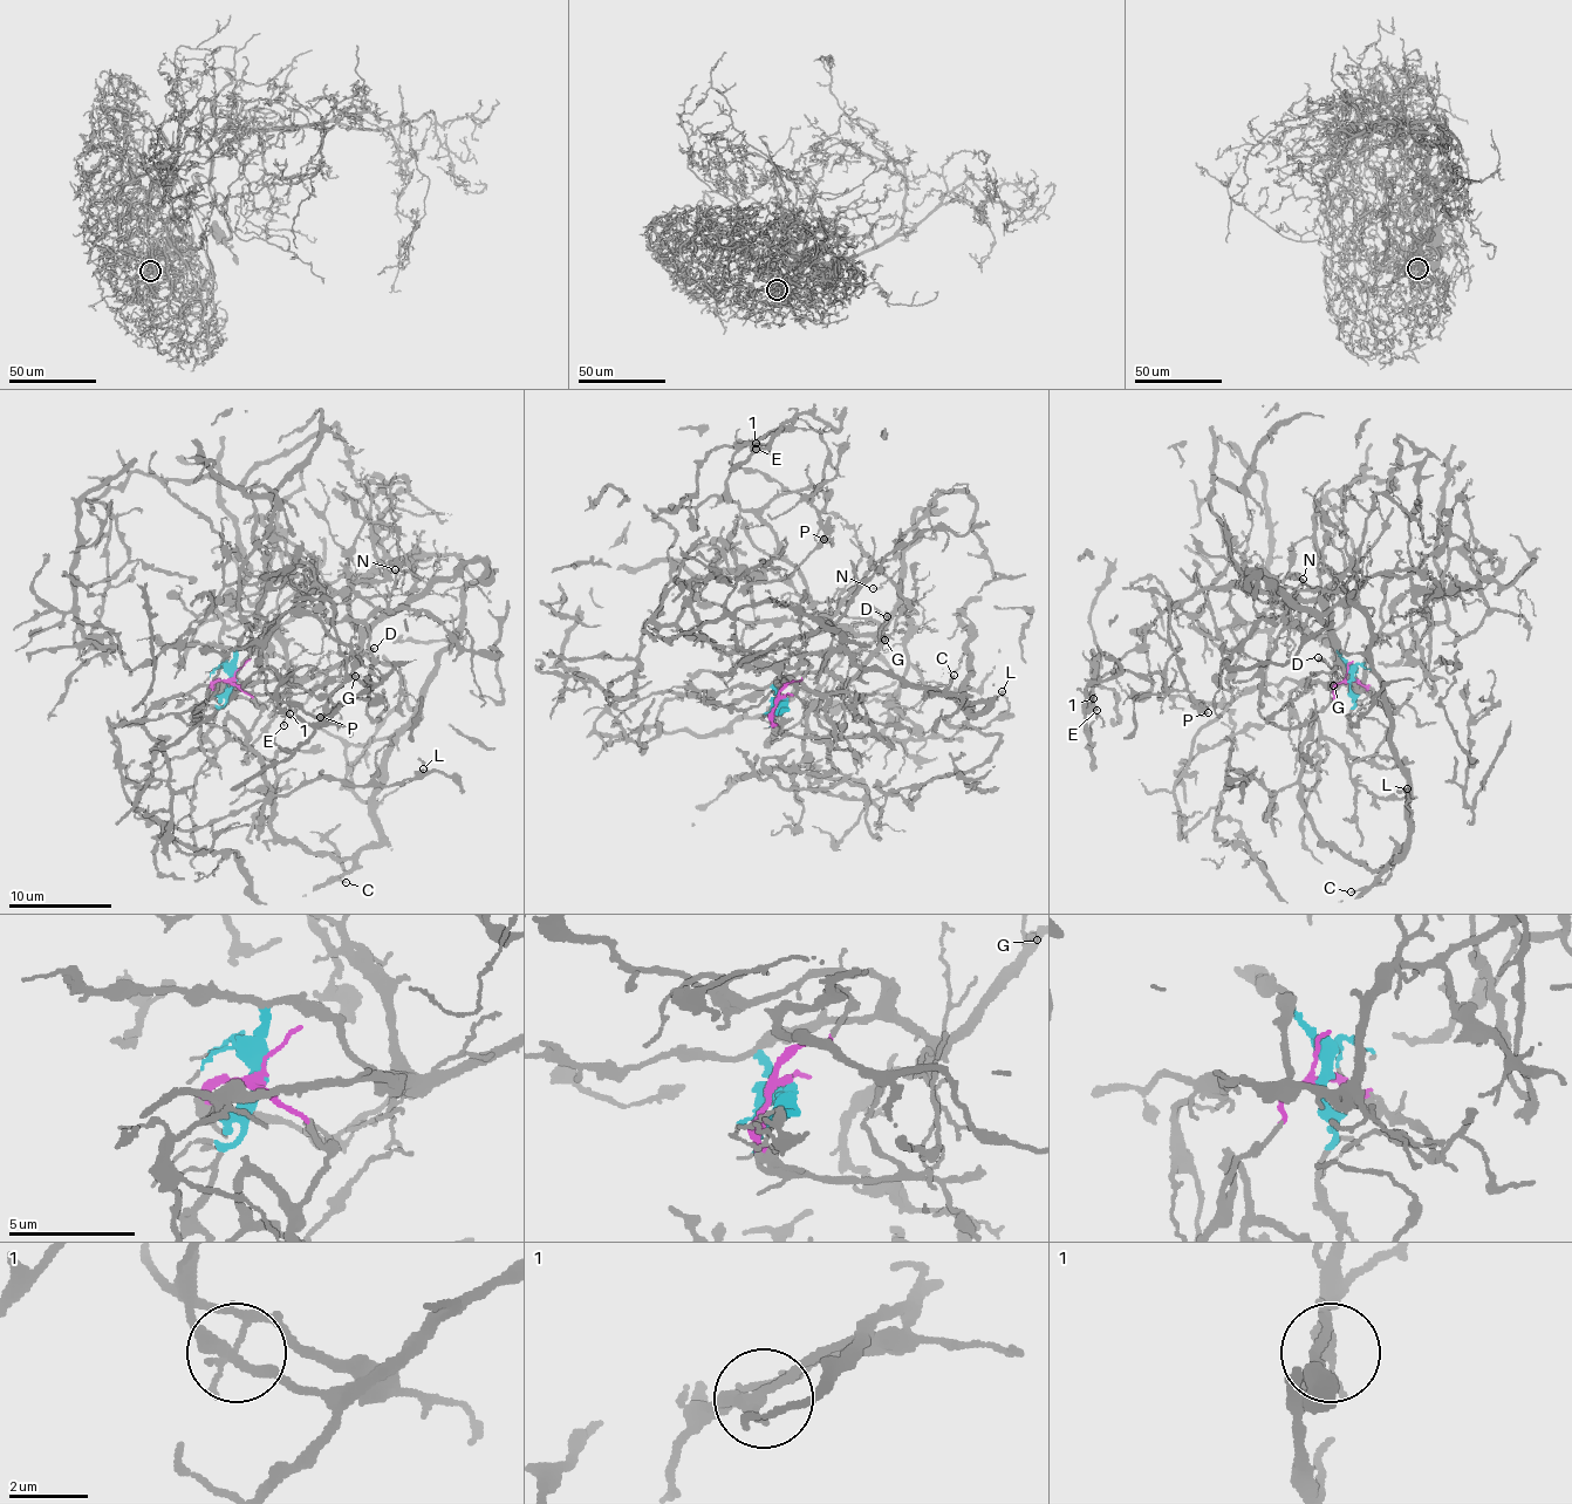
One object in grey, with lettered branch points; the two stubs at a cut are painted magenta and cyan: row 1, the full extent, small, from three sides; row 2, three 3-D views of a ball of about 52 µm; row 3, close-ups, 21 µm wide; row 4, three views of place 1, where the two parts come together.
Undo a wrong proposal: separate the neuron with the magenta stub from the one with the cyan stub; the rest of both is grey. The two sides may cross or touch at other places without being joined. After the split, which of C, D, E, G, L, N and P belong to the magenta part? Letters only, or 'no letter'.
C, L

